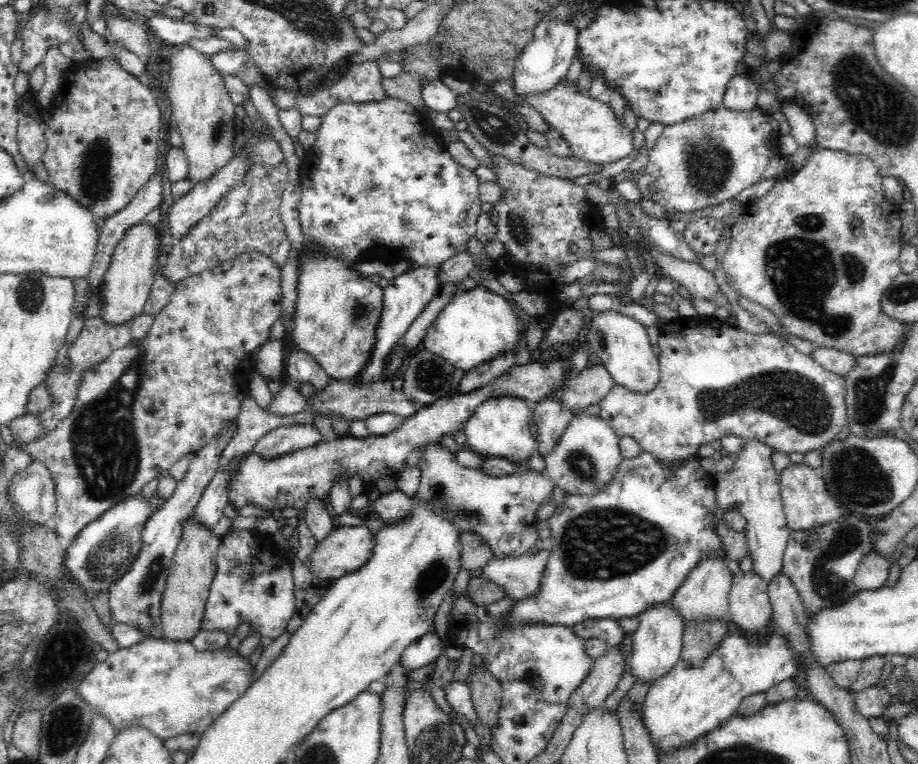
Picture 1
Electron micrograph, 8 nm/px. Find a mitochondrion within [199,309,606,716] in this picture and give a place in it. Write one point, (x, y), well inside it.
(427, 375)

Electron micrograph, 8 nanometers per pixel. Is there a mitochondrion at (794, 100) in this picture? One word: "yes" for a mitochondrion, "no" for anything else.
no

